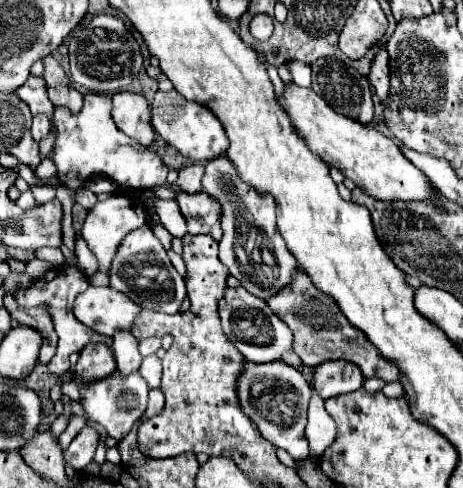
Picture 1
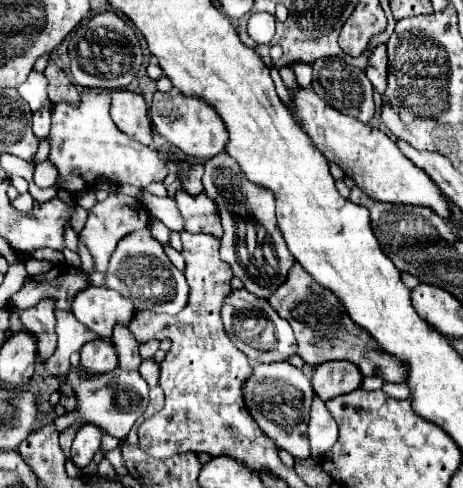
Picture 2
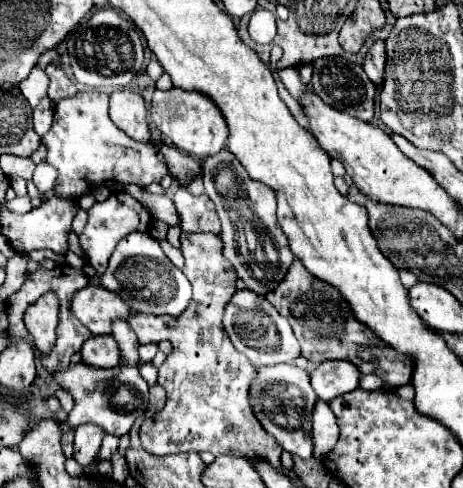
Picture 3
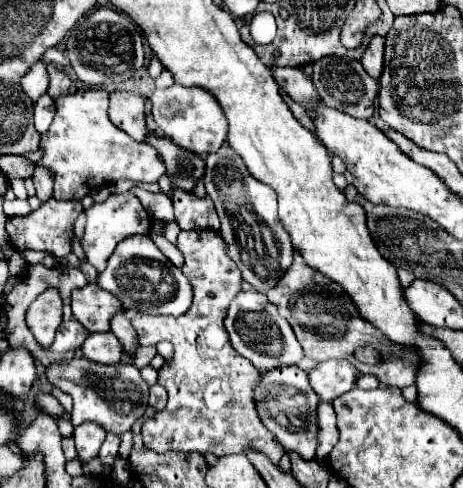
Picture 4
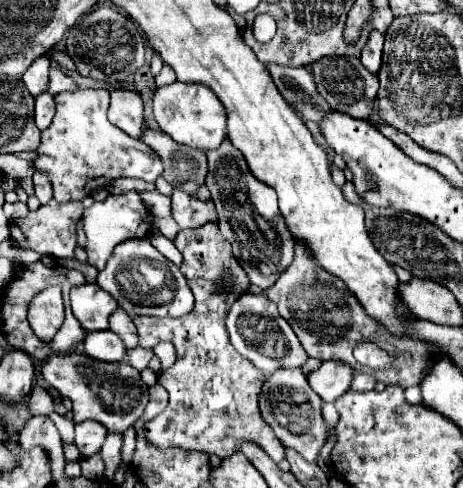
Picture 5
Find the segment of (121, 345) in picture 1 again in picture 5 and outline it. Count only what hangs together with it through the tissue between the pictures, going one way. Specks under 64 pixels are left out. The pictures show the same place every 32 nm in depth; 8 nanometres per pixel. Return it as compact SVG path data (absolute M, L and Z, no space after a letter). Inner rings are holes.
M116 310L112 316L110 316L110 330L116 332L126 348L136 348L138 346L138 332L136 332L136 326L132 324L132 318L124 312L124 310Z

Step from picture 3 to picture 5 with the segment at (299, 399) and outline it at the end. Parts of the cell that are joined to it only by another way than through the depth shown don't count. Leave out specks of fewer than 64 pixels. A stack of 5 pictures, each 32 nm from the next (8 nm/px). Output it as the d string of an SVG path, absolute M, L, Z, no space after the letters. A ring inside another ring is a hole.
M292 368L292 370L274 372L266 380L264 392L260 394L260 412L284 446L296 448L310 462L318 460L320 450L330 436L328 434L330 428L326 426L326 422L322 418L322 400L308 386L308 380L302 370Z

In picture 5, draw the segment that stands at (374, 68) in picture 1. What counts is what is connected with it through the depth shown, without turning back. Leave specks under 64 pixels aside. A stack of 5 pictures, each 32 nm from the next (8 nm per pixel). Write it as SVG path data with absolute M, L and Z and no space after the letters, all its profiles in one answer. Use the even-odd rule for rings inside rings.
M372 30L370 36L368 36L368 44L362 48L362 54L360 54L362 64L374 74L380 70L382 46L384 46L384 34L378 32L378 30Z

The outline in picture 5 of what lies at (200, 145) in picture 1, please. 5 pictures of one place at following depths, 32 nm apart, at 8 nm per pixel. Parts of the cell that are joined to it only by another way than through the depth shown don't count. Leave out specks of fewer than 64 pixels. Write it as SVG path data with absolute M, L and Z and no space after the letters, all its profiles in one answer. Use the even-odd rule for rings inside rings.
M172 82L162 86L154 94L154 116L162 132L172 136L176 142L204 152L214 150L226 138L226 112L218 96L202 84Z

